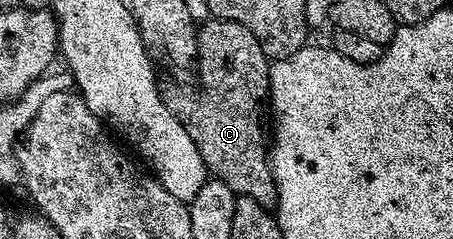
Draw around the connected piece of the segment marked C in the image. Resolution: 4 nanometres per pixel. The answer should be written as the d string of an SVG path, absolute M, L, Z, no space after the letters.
M215 18L205 19L205 24L202 23L198 28L198 68L200 64L200 93L197 96L184 96L181 100L171 101L170 107L173 112L175 112L177 118L182 122L182 126L186 126L186 134L190 134L190 138L194 138L194 146L198 146L198 154L202 154L202 162L207 166L209 173L215 179L221 180L222 182L226 182L226 186L230 186L230 190L236 193L237 196L245 196L246 198L254 198L254 202L258 202L259 204L263 204L265 206L275 205L276 202L276 179L274 178L274 174L272 173L272 158L270 155L270 132L266 127L264 129L264 120L266 124L266 105L270 100L270 93L268 91L268 69L270 67L270 58L264 51L262 50L262 46L258 42L258 38L254 38L254 34L250 34L250 30L246 30L246 26L242 26L238 22L230 22L229 20L217 20Z

